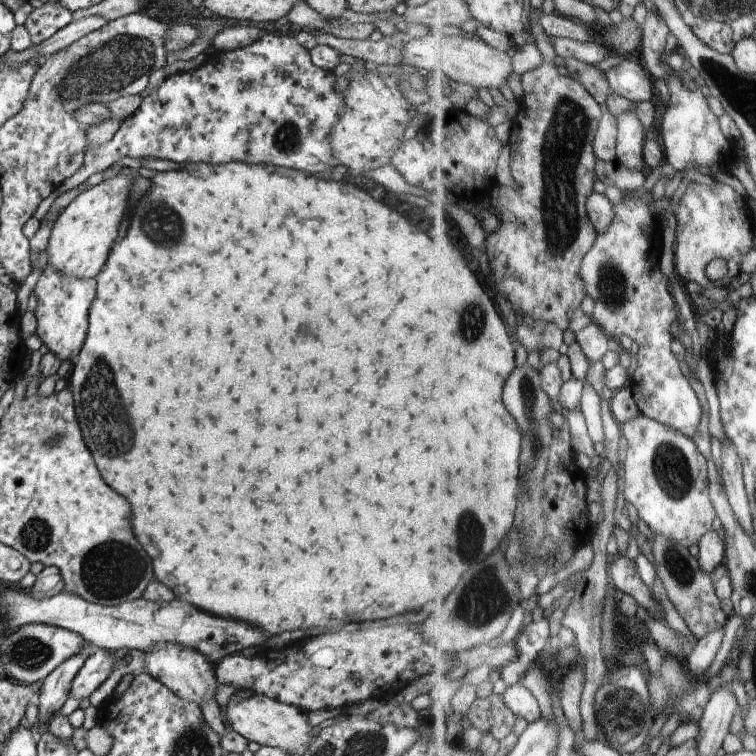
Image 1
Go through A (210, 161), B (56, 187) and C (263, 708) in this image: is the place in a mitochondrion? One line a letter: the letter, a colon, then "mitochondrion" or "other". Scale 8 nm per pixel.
A: other
B: other
C: other

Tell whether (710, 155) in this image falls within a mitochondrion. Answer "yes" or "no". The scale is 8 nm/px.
no

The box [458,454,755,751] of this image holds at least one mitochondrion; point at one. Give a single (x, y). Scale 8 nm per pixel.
(621, 707)

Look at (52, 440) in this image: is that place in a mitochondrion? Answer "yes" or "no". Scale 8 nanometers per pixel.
yes

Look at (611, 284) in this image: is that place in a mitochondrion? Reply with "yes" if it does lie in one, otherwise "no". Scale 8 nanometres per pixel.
yes

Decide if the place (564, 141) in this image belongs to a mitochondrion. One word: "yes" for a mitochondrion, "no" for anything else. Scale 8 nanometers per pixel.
yes

